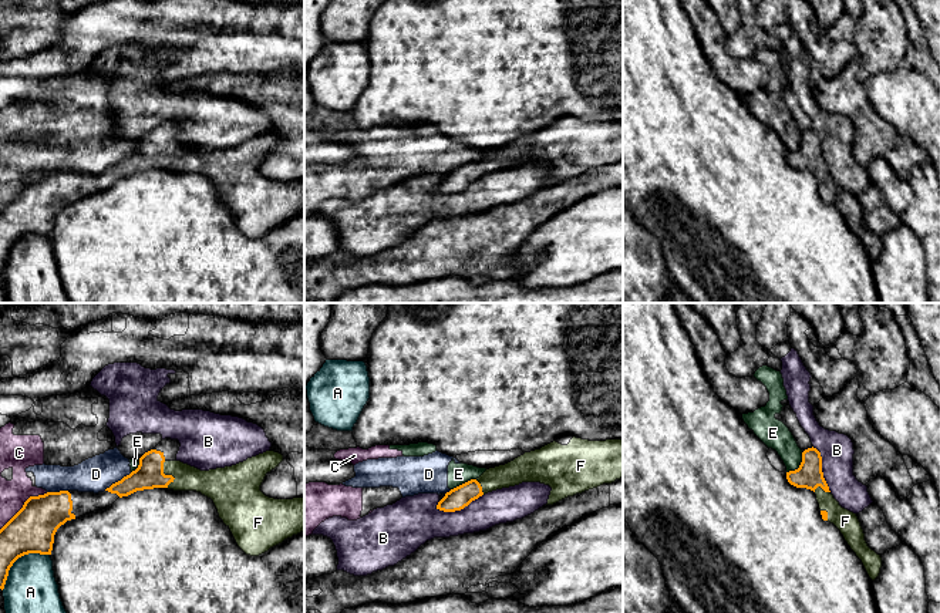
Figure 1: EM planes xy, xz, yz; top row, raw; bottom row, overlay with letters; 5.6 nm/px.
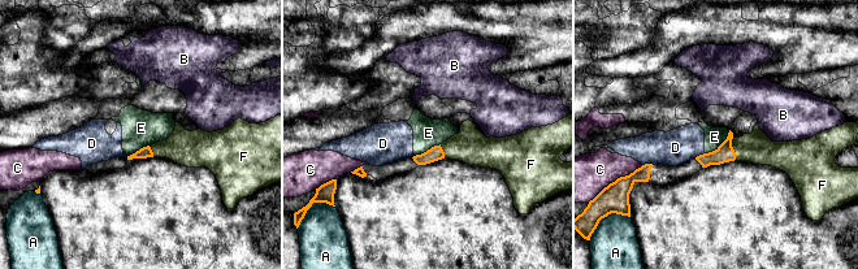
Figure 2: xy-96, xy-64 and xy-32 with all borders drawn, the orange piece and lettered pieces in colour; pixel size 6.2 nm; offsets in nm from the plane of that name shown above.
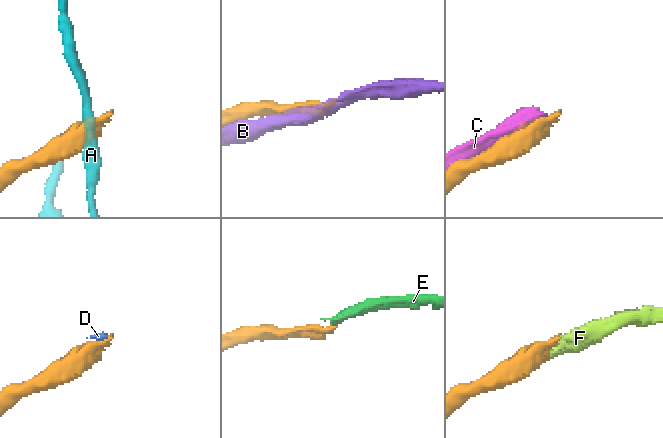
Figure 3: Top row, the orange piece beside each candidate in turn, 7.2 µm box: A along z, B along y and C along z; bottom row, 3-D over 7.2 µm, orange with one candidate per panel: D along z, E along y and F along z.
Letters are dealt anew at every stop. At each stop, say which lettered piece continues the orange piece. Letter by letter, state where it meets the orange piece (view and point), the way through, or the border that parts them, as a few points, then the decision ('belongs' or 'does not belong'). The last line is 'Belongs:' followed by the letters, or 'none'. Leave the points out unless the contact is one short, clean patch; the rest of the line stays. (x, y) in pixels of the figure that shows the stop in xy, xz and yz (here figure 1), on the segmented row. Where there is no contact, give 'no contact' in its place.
A: xy (17, 558) | does not belong
B: xz (458, 509) | does not belong
C: xy (23, 505) | does not belong
D: xy (118, 481) | does not belong
E: yz (799, 465) | along yz (802, 452), (799, 465), (787, 472) | does not belong
F: xy (168, 475) | belongs
Belongs: F

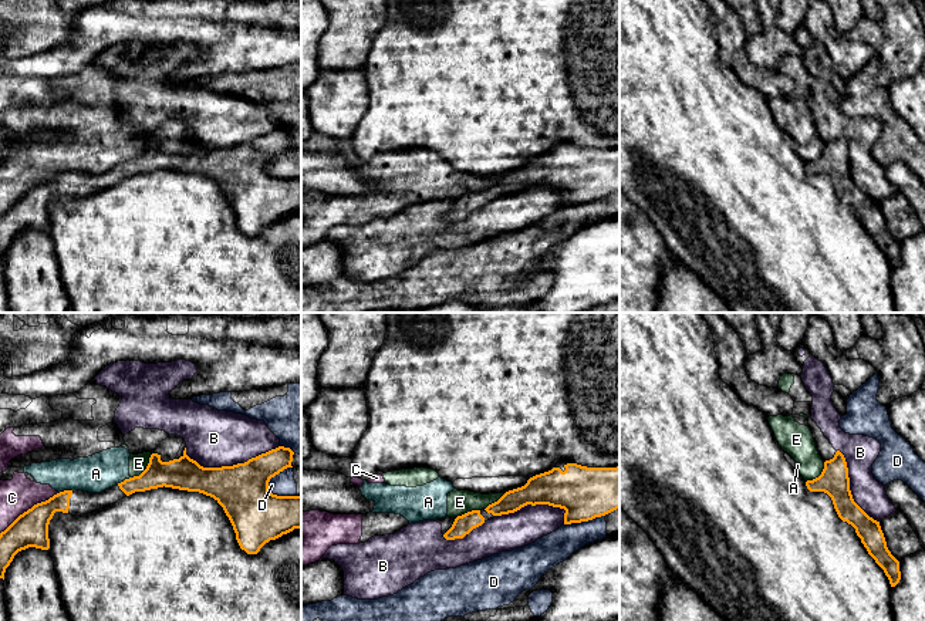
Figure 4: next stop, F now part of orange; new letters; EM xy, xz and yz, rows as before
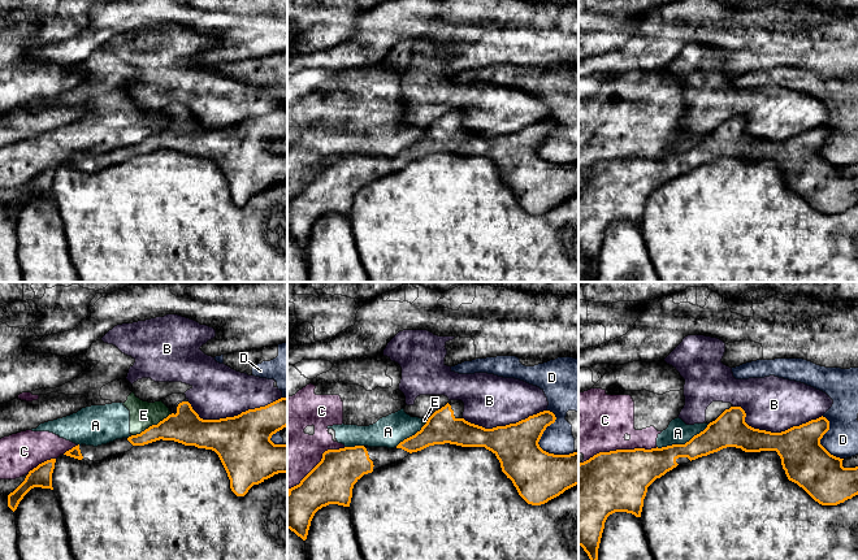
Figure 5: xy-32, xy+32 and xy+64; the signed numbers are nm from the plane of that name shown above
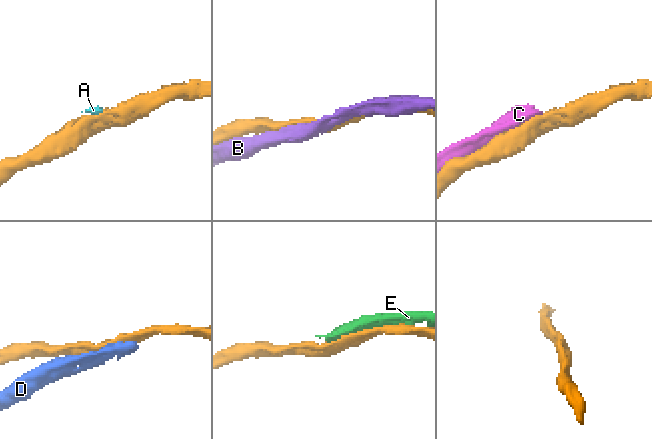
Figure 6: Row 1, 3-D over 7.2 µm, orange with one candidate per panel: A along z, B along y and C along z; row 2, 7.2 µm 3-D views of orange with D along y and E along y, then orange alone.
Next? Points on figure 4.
A: xy (66, 490) | does not belong
B: xy (233, 465) | does not belong
C: xy (29, 509) | does not belong
D: xz (584, 520) | does not belong
E: xy (147, 468) | does not belong
Belongs: none

